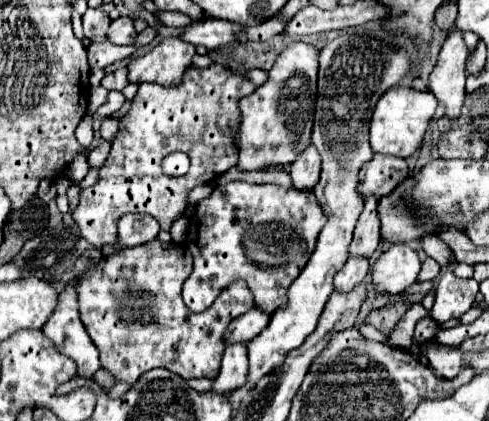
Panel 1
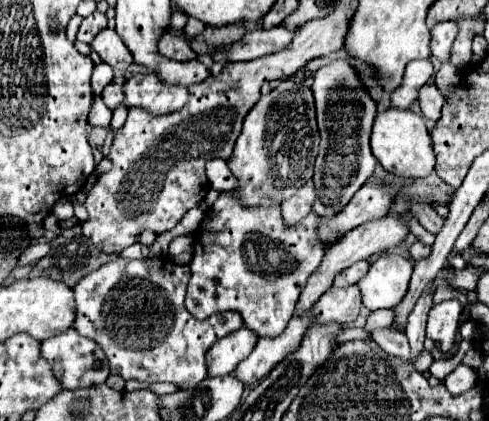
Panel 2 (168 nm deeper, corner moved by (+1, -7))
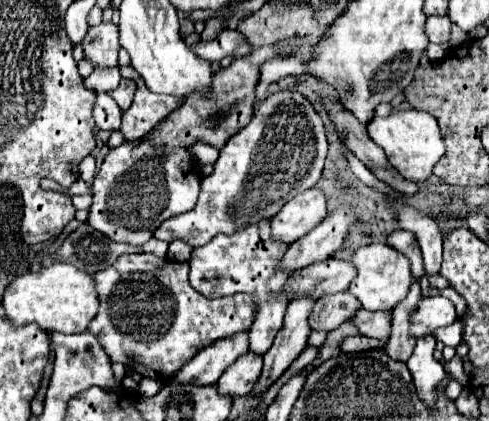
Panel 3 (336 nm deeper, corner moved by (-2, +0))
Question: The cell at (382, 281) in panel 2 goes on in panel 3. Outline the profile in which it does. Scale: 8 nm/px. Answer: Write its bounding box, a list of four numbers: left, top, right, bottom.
[349,244,413,312]

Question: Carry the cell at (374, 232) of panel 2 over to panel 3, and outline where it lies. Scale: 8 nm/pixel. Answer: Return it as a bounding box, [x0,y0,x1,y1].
[253,296,315,394]

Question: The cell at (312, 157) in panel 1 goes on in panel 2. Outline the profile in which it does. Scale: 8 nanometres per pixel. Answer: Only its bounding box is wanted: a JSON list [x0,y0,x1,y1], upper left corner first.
[282,181,316,227]

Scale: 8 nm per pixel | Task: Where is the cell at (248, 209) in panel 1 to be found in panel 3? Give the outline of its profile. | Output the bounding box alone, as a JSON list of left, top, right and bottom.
[189,218,295,354]

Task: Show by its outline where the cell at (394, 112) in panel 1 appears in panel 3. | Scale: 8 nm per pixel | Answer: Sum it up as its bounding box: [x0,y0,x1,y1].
[367,108,445,182]

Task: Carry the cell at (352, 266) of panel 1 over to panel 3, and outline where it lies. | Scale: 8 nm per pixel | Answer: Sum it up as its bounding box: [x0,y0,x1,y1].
[309,290,361,330]

